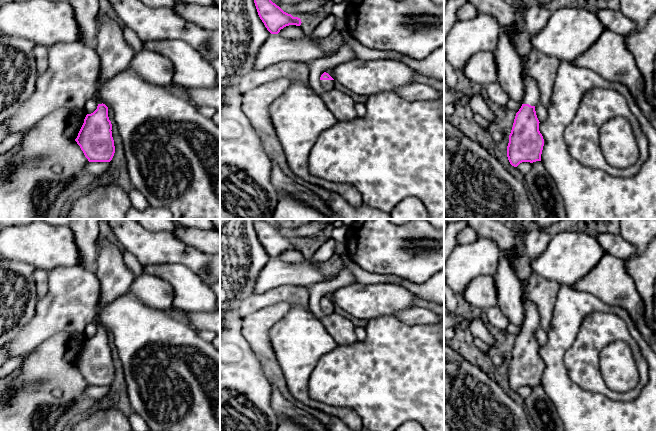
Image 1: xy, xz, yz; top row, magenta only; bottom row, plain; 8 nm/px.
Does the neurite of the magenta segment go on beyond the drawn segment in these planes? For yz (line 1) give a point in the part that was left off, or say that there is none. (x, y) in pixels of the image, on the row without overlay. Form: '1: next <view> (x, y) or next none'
1: next yz (532, 321)

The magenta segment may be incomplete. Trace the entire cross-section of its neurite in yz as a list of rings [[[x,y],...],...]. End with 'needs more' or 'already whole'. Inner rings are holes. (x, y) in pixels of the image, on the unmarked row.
[[[524,301],[525,320],[516,337],[509,359],[507,381],[517,391],[522,386],[541,385],[544,363],[539,355],[535,331],[540,327],[540,318],[535,304]]] | needs more

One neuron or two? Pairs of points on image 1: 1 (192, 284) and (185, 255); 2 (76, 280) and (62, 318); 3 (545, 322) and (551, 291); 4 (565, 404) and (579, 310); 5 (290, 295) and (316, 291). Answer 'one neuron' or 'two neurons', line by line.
1: two neurons
2: one neuron
3: one neuron
4: one neuron
5: two neurons

